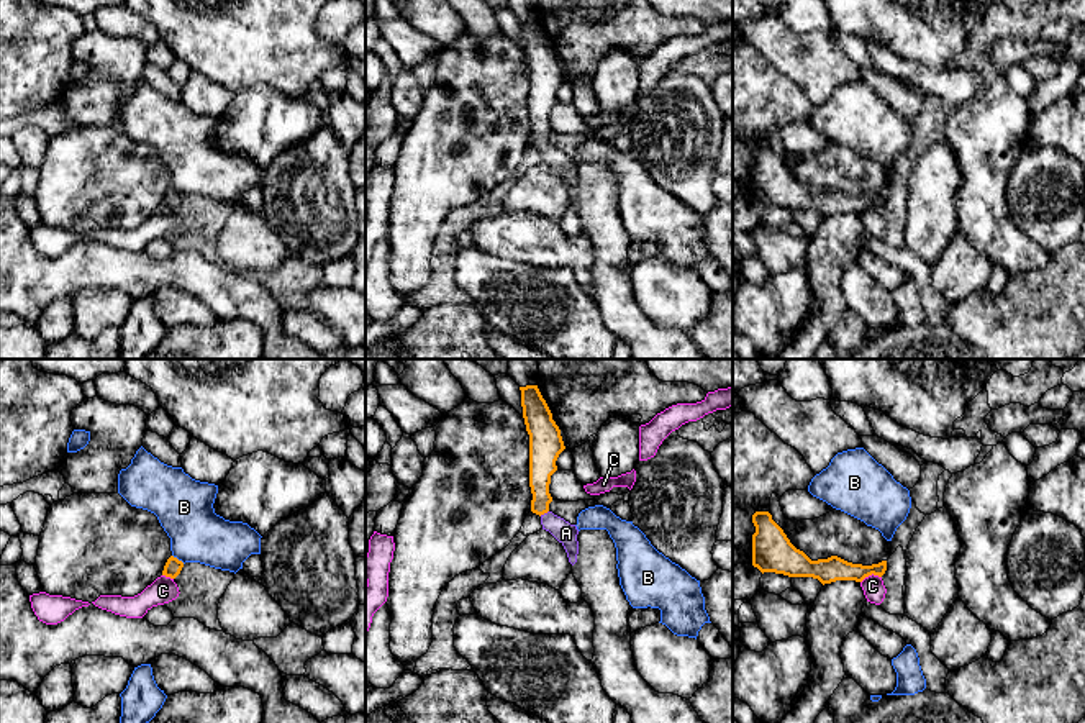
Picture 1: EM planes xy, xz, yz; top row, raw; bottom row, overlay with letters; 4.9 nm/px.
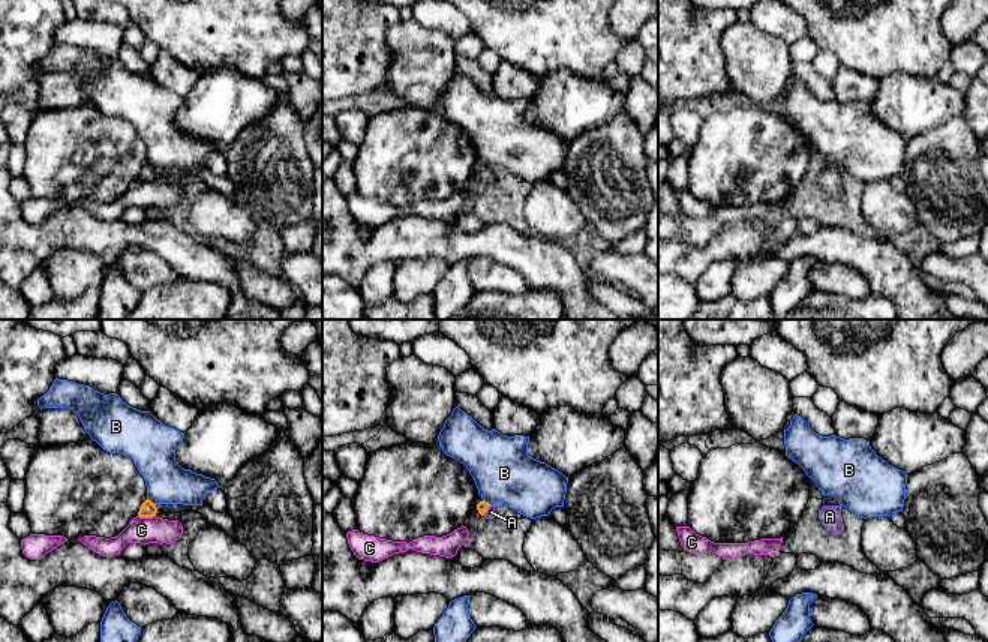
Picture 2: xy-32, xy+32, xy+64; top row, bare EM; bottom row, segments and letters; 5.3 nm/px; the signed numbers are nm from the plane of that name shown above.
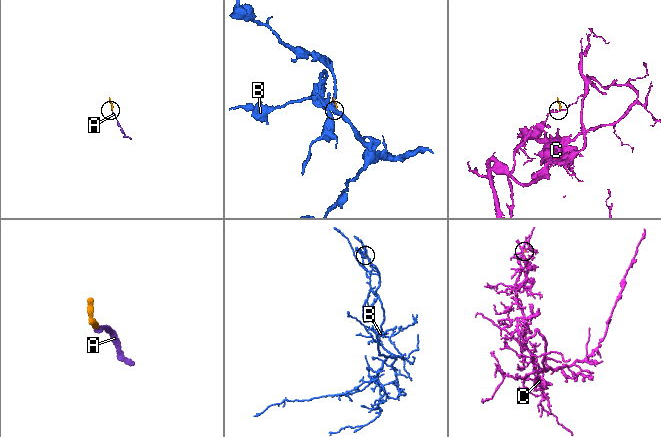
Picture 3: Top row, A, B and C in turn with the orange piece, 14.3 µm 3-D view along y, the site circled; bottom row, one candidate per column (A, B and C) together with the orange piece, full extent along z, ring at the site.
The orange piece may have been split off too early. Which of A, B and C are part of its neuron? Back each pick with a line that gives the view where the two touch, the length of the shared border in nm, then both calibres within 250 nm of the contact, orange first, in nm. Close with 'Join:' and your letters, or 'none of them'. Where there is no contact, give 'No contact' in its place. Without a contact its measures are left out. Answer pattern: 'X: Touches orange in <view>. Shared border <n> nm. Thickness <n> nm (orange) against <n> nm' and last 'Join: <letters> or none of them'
A: Touches orange in xz. Shared border 50 nm. Thickness 130 nm (orange) against 110 nm
Join: A

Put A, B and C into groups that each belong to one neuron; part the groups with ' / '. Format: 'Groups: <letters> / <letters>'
Groups: A / B / C

